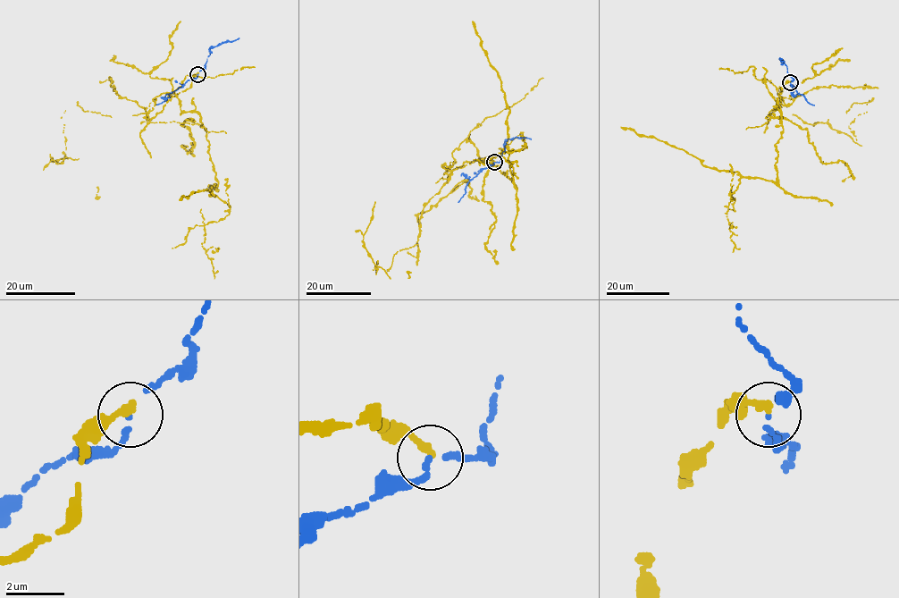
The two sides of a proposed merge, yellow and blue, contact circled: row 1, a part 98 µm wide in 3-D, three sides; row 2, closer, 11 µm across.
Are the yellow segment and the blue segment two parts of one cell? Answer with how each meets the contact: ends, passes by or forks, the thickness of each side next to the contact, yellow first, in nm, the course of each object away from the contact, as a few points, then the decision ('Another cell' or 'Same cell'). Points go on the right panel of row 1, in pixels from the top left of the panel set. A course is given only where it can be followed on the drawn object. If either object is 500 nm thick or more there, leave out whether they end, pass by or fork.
At the ring yellow ends. At the ring blue passes by. Thickness 280 nm (yellow) against 130 nm. Course of yellow: (791, 81), (780, 105), (777, 88), (762, 79), (783, 127), (777, 184), (710, 169), (621, 127). Course of blue: (791, 82), (793, 80), (787, 72), (787, 66), (779, 59), (785, 62). Another cell

